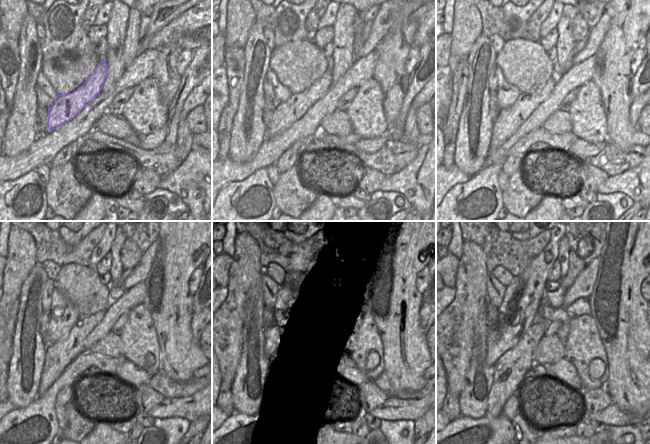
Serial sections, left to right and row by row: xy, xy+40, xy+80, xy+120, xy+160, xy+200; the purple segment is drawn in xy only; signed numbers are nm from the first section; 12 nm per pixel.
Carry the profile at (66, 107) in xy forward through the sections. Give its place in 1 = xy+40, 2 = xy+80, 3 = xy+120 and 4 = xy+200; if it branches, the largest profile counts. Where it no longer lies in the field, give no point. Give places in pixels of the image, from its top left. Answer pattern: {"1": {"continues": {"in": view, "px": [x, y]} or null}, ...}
{"1": {"continues": {"in": "xy+40", "px": [286, 113]}}, "2": {"continues": {"in": "xy+80", "px": [508, 121]}}, "3": {"continues": {"in": "xy+120", "px": [58, 356]}}, "4": {"continues": {"in": "xy+200", "px": [510, 371]}}}

